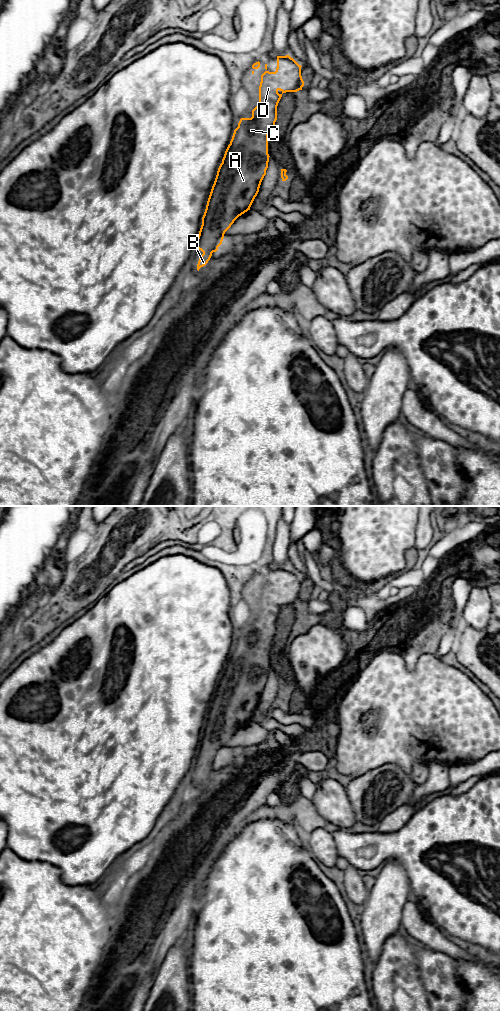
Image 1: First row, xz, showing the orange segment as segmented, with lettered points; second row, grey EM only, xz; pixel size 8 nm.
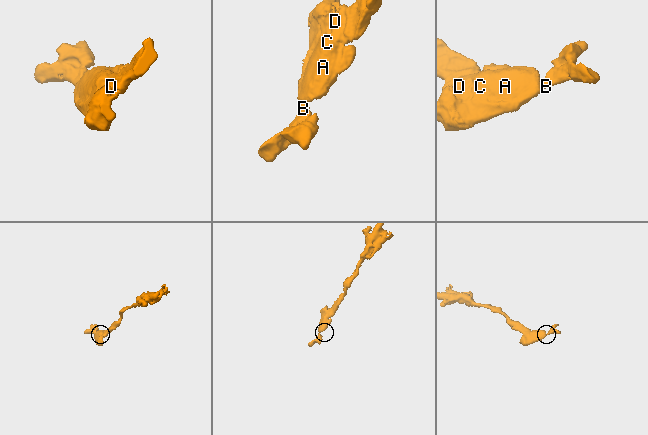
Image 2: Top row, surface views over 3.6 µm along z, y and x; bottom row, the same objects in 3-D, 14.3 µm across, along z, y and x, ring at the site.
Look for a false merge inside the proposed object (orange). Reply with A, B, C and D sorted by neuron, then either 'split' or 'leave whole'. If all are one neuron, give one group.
groups A B C D; leave whole

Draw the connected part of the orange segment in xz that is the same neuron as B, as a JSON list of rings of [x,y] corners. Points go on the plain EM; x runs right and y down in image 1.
[[[289,567],[277,568],[275,584],[269,584],[267,576],[265,576],[266,583],[261,587],[259,598],[258,617],[252,622],[252,629],[241,630],[238,639],[234,642],[207,713],[197,750],[197,760],[203,764],[199,768],[198,783],[208,775],[212,765],[218,762],[225,744],[234,733],[250,722],[268,680],[270,669],[268,666],[268,646],[274,644],[278,615],[283,605],[302,602],[304,593],[301,588],[301,579]]]

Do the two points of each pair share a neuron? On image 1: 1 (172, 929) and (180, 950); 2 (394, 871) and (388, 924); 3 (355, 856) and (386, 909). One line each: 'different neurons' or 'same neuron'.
1: different neurons
2: same neuron
3: different neurons

